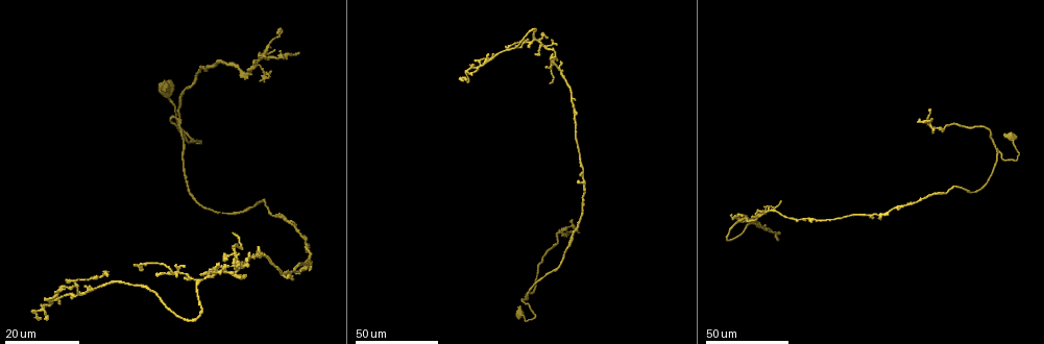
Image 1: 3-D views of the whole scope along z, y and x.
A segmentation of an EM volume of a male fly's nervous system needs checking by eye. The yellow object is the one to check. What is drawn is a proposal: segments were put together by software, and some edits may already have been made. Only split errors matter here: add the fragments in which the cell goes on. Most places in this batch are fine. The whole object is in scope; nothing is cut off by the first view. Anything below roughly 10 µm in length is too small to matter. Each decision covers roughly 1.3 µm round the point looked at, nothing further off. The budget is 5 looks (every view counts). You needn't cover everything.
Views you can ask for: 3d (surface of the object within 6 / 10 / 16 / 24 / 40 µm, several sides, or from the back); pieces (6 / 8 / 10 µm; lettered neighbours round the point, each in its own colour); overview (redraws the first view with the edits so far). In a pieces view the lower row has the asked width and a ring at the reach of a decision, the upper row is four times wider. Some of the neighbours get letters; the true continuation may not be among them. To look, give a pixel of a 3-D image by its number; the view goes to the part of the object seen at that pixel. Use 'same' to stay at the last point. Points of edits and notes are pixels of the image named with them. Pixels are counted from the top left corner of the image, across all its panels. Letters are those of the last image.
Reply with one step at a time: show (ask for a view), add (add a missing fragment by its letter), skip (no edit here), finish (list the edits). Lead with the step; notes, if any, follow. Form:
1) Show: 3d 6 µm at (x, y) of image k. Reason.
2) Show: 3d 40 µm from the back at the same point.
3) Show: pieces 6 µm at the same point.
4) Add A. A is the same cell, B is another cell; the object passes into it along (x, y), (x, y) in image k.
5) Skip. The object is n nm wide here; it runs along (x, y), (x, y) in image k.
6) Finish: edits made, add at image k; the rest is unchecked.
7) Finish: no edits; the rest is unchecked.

Show: 3d 40 µm at (738, 215) of image 1. Free end.

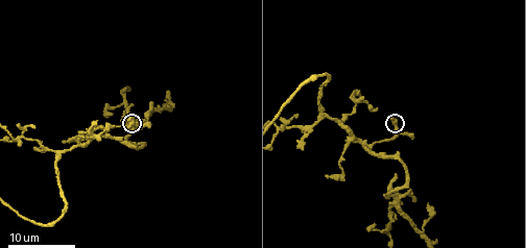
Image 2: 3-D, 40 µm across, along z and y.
Show: pieces 10 µm at (390, 116) of image 2. See the neighbours.

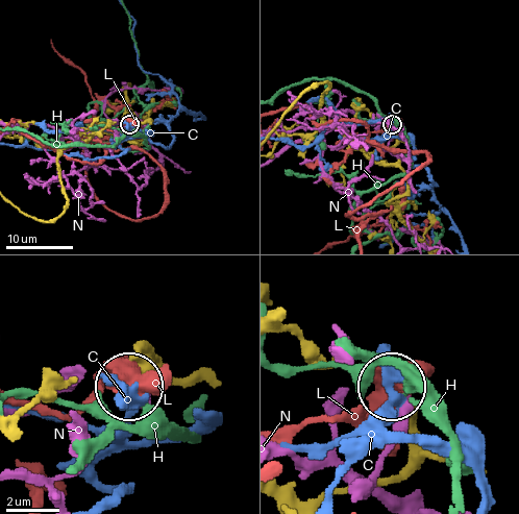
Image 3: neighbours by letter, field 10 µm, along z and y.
Skip. C, H, L and N are other cells; no lettered fragment goes on from it.

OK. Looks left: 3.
Show: 3d 24 µm at (234, 234) of image 1. End of a long branch.

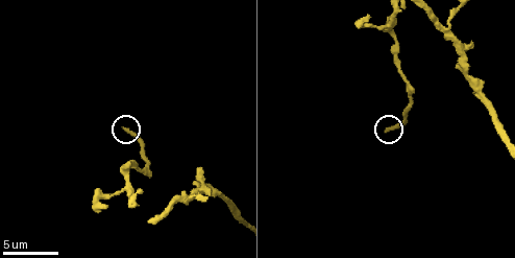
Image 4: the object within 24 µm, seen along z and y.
Show: pieces 6 µm at (122, 129) of image 4.

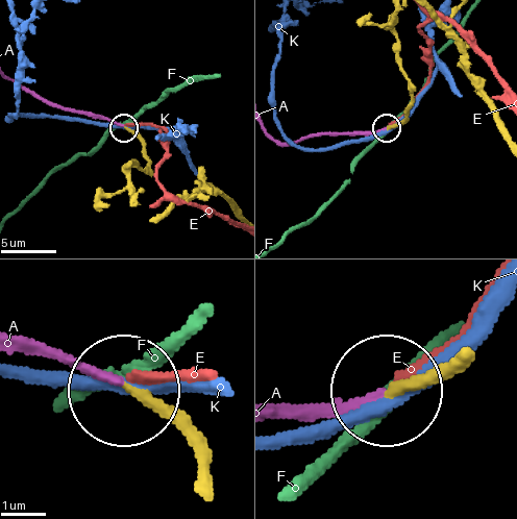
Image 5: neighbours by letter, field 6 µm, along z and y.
Add A. A is the same cell, E, F and K are other cells; the object passes into it along (145, 152), (137, 137), (123, 126), (47, 103), (10, 79) in image 5; the cell continues.

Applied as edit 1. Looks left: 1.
Finish: edits made, add at image 5; the rest is unchecked.

